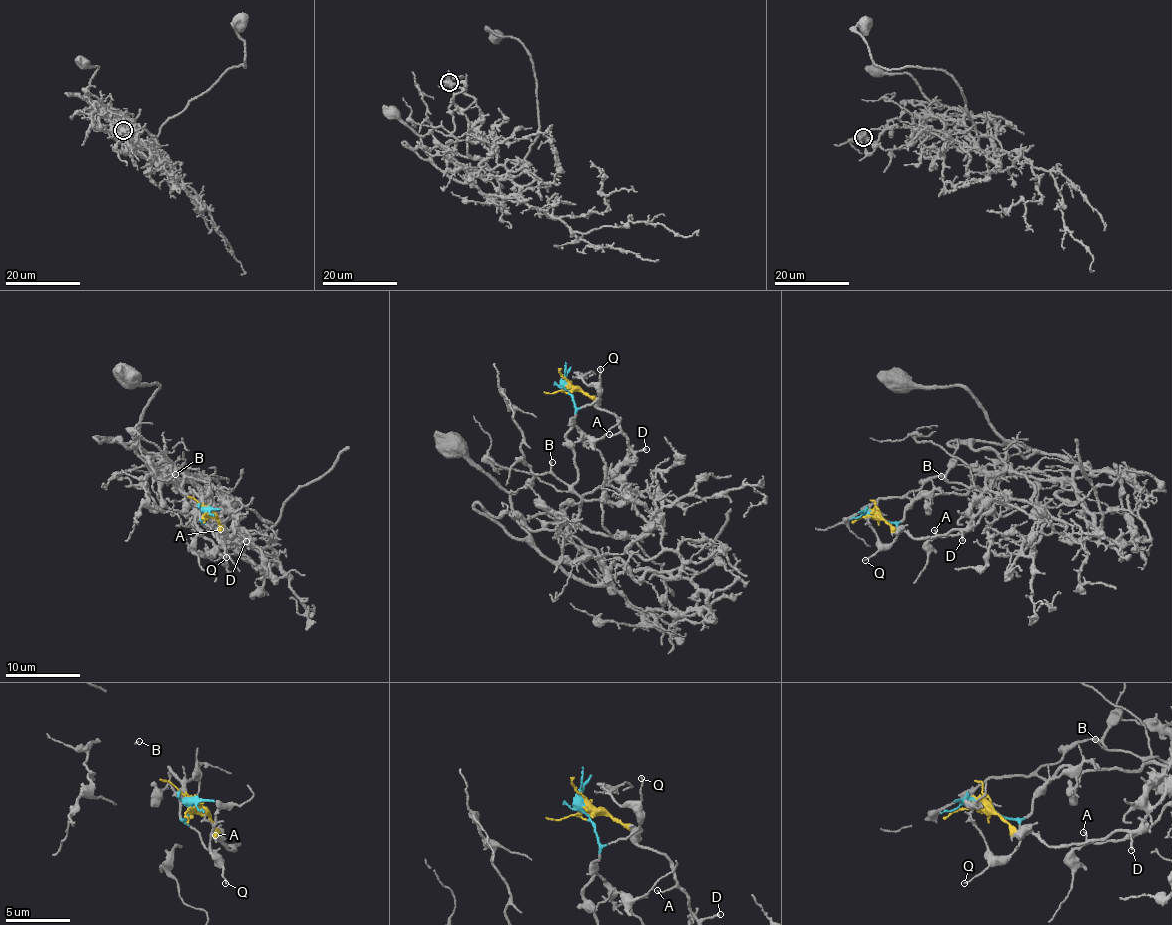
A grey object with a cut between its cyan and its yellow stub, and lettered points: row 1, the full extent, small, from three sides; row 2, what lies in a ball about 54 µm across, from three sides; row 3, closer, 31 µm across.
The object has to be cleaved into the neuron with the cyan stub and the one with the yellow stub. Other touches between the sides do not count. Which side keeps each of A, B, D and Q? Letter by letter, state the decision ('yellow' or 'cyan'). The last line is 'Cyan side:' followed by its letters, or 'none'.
A: yellow
B: cyan
D: yellow
Q: cyan
Cyan side: B, Q

